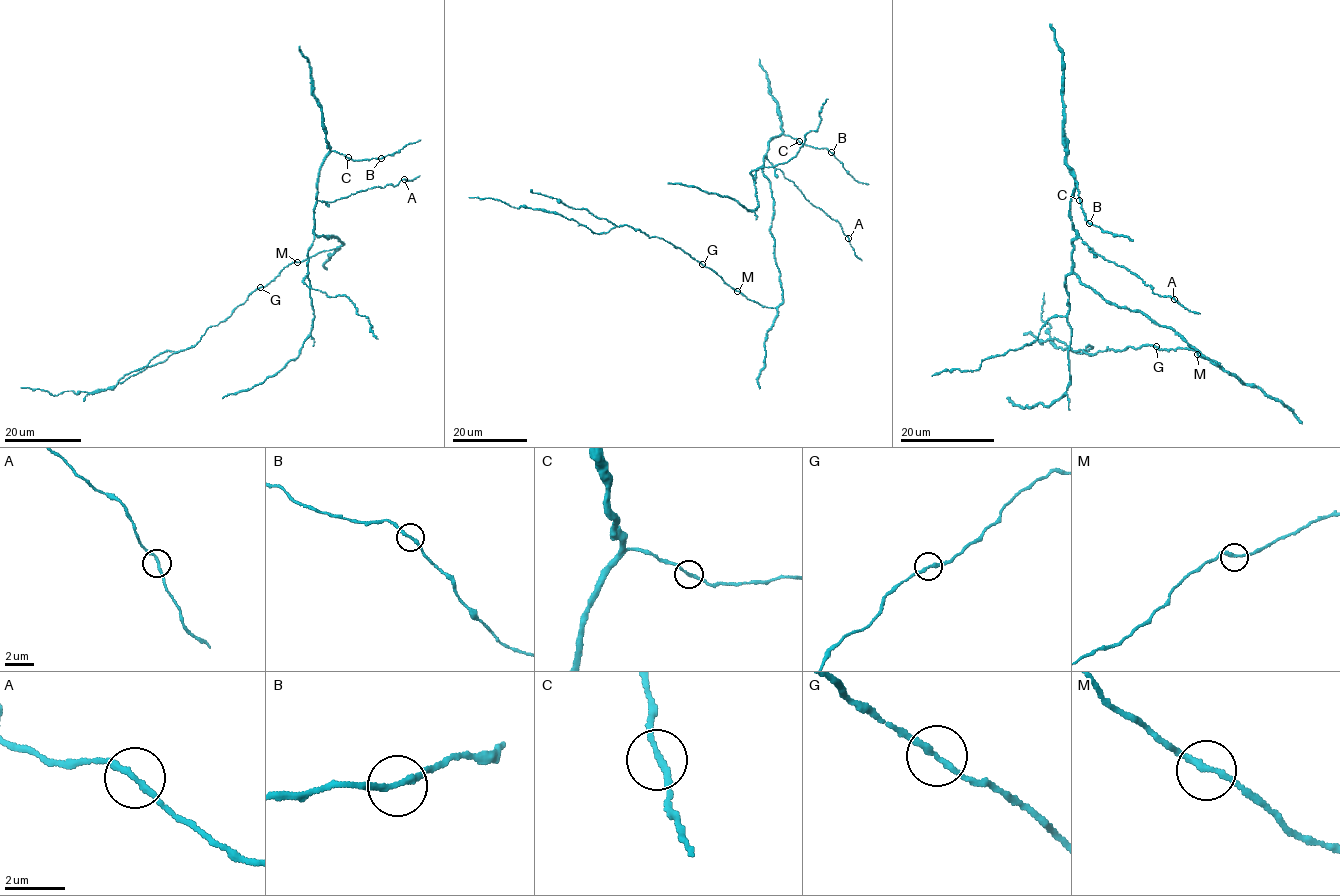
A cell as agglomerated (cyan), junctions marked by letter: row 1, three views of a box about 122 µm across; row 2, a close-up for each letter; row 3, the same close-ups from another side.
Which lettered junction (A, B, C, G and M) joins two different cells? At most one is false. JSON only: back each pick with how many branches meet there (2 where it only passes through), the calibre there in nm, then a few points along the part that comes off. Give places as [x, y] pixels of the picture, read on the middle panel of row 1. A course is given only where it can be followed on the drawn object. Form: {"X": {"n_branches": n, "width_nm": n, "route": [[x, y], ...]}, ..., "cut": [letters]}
{"cut": []}

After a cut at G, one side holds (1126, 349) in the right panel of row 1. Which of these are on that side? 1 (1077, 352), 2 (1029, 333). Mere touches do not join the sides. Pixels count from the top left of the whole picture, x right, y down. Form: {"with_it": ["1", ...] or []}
{"with_it": ["1", "2"]}

